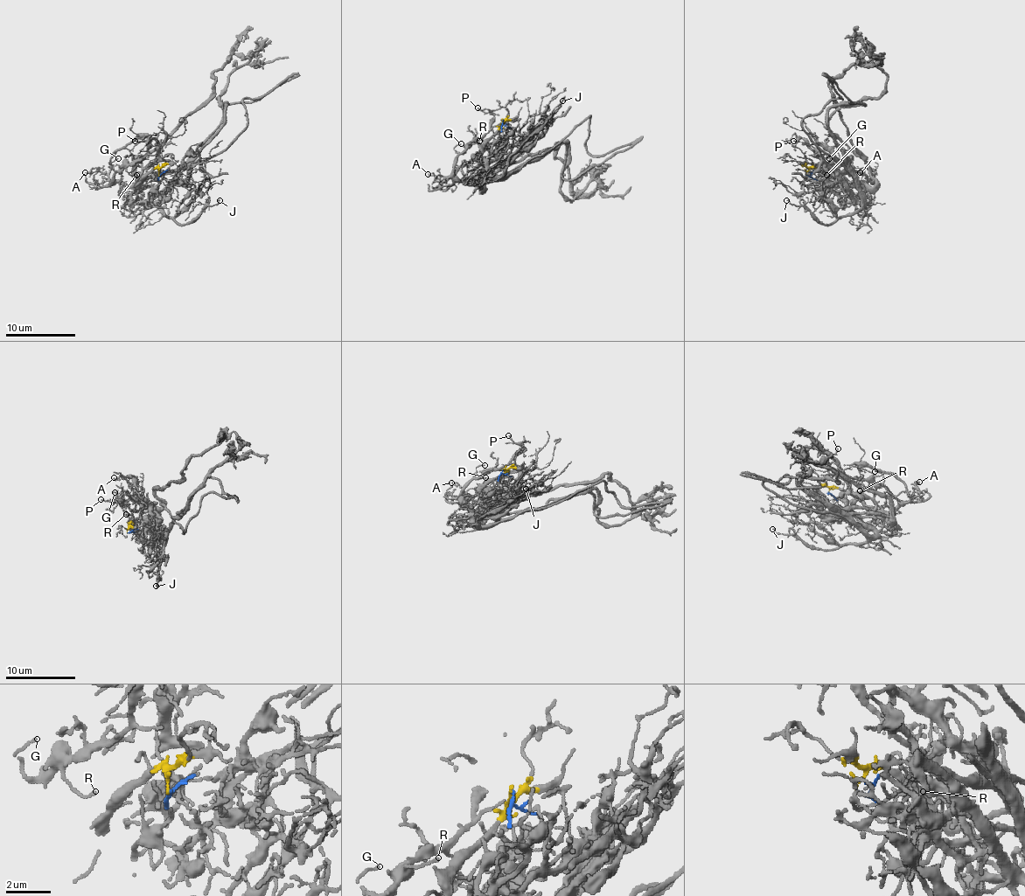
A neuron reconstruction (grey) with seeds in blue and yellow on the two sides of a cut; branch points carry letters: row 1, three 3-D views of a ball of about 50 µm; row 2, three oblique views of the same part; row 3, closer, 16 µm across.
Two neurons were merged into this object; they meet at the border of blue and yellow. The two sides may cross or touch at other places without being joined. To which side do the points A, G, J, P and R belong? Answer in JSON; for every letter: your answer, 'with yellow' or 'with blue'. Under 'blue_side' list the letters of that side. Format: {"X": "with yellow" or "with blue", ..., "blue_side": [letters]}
{"A": "with yellow", "G": "with yellow", "J": "with blue", "P": "with yellow", "R": "with yellow", "blue_side": ["J"]}

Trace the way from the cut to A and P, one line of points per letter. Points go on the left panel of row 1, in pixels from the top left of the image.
A: (158, 175), (155, 167), (139, 185), (141, 182), (128, 185), (115, 184), (95, 167), (85, 173)
P: (158, 175), (155, 167), (139, 185), (141, 182), (111, 185), (111, 178), (146, 153), (151, 139), (134, 141)

